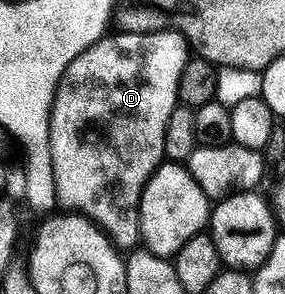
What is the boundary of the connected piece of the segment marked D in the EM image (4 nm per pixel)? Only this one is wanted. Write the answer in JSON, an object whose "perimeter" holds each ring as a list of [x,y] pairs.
{"perimeter":[[[163,30],[132,34],[115,31],[72,58],[56,86],[50,111],[50,149],[58,204],[98,225],[118,250],[139,247],[140,198],[144,194],[144,186],[163,163],[166,154],[164,130],[172,110],[180,104],[178,79],[187,59],[188,45],[181,32]]]}

